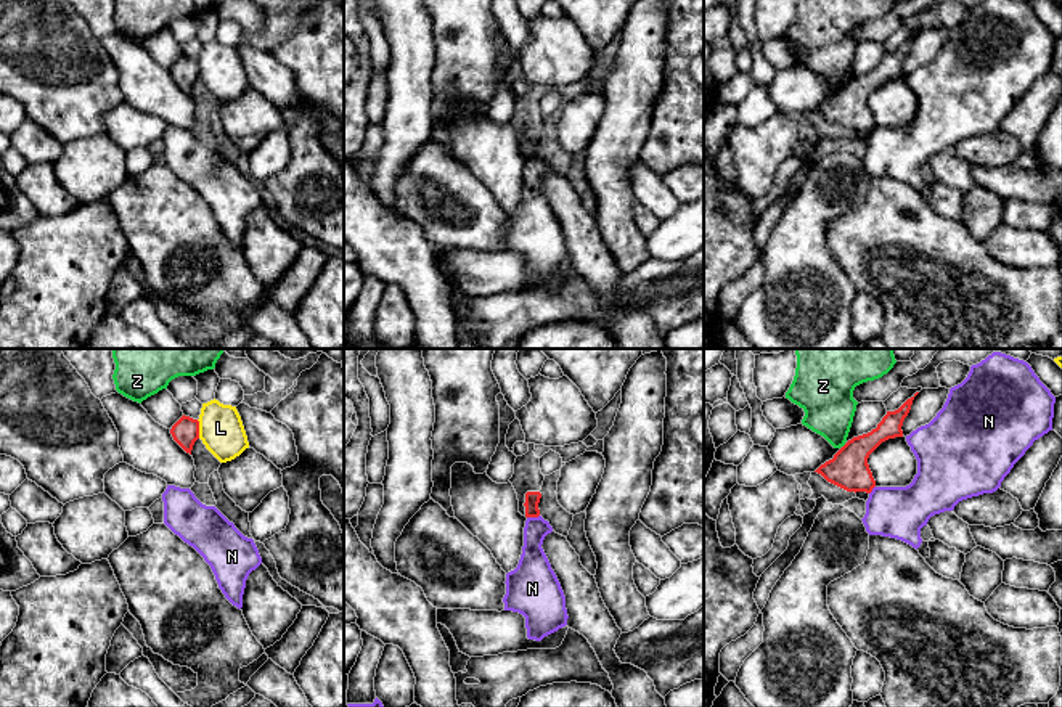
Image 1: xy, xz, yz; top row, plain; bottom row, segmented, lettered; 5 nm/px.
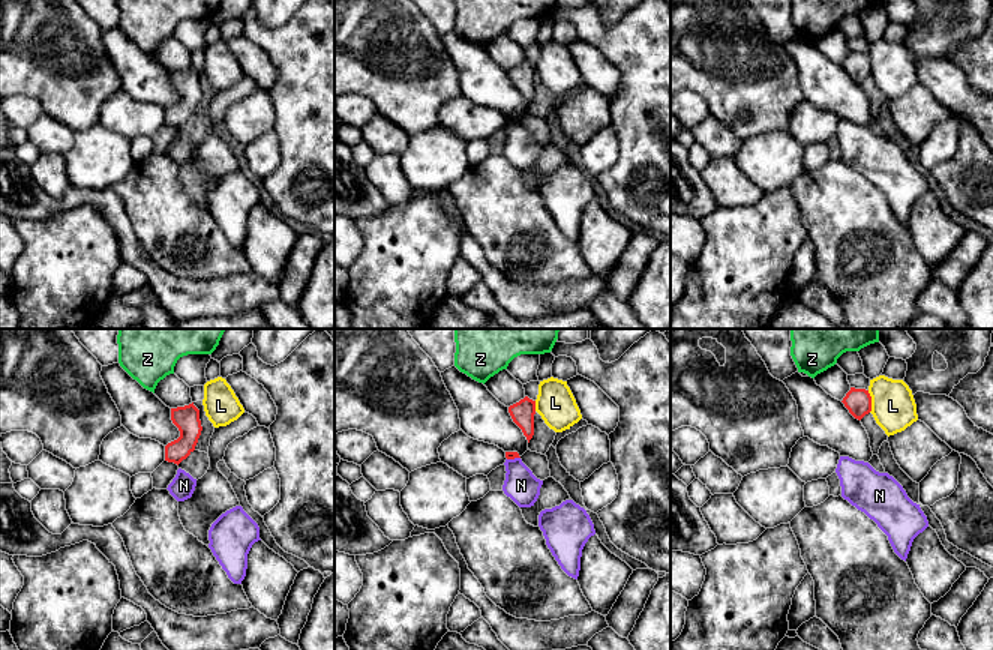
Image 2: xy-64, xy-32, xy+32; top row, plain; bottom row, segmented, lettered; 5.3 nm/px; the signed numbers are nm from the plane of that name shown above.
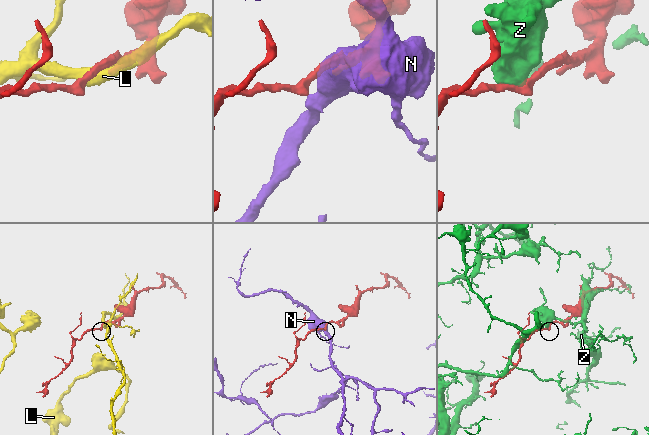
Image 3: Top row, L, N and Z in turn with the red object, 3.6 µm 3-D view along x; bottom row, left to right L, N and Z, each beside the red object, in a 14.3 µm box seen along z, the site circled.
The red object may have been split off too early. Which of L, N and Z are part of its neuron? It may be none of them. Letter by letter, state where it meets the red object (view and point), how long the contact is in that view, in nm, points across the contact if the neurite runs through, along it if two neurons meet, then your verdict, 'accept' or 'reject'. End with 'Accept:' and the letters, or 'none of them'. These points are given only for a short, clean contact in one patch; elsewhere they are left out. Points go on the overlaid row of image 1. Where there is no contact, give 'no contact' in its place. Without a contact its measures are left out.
L: contact xy (198, 429); length 100 nm; reject
N: contact xz (532, 516); length 70 nm; border xz (539, 514), (527, 518); reject
Z: contact yz (844, 445); length 30 nm; reject
Accept: none of them

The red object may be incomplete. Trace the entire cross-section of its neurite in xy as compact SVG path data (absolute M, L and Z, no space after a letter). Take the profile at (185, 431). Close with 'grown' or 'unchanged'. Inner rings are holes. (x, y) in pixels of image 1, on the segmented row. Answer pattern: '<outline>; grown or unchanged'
M182 416L170 429L174 440L191 455L194 442L199 439L199 421Z; unchanged

